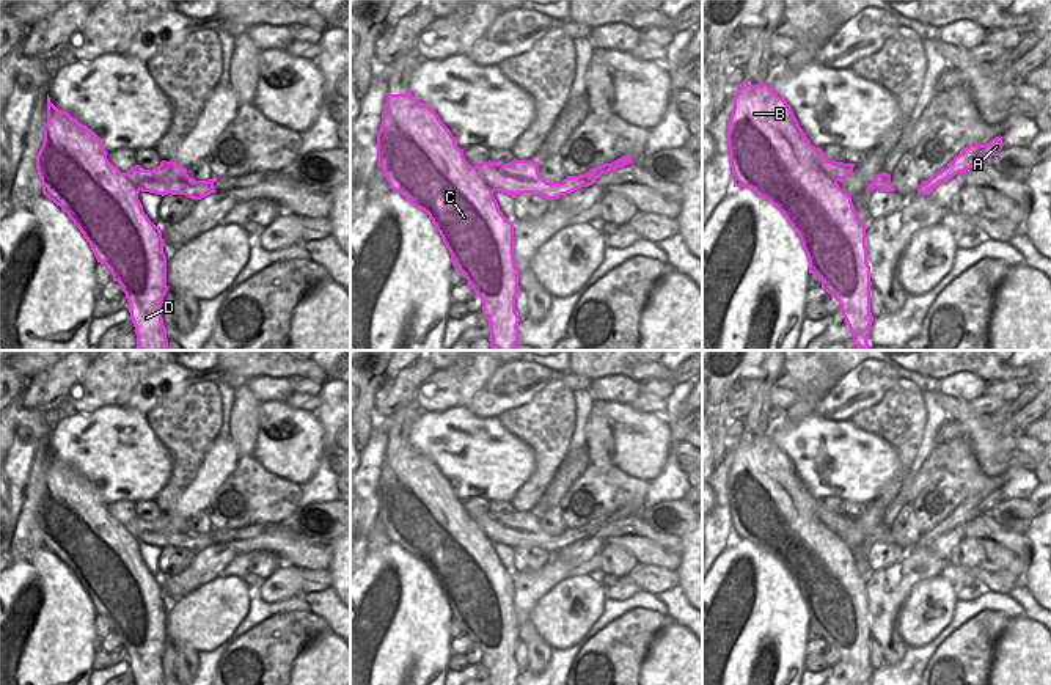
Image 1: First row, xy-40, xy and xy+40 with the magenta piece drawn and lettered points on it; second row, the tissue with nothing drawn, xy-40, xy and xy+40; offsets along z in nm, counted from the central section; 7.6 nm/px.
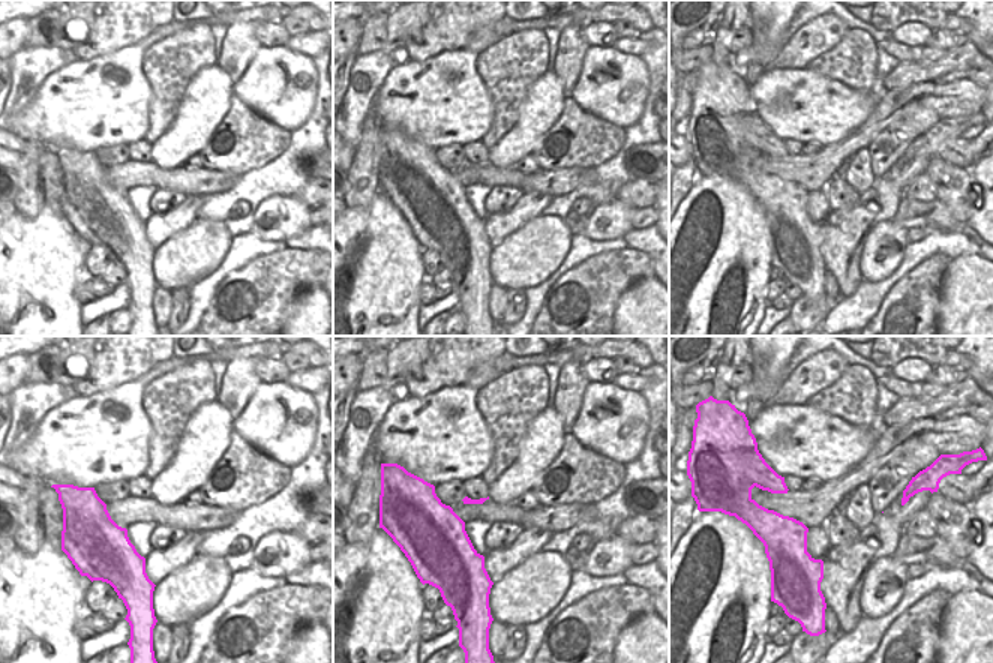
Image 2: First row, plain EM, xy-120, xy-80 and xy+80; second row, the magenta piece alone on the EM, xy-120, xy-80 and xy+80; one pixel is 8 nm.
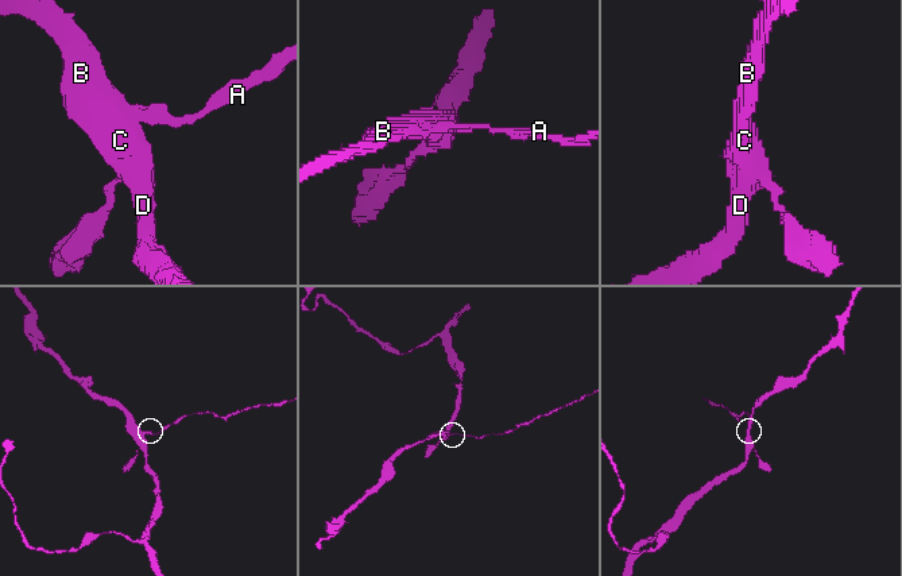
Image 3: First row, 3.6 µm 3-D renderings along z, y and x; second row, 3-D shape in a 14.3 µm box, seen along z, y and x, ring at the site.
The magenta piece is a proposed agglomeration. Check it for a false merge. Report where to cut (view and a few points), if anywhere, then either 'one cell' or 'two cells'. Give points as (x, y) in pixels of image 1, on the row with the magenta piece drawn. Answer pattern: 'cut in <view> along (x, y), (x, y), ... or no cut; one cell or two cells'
cut in xy+40 along (822, 159), (820, 167), (836, 181); two cells

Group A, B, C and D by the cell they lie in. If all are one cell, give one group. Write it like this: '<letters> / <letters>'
A / B C D

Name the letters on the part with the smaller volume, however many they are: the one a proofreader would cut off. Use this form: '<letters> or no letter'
A

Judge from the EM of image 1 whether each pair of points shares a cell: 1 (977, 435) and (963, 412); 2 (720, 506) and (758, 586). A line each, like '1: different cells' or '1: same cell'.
1: same cell
2: different cells

